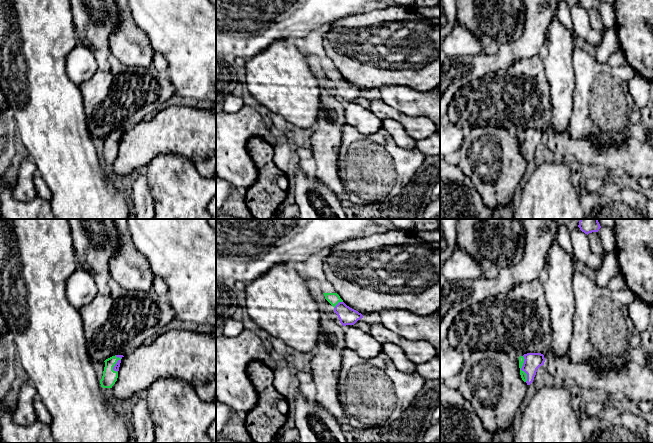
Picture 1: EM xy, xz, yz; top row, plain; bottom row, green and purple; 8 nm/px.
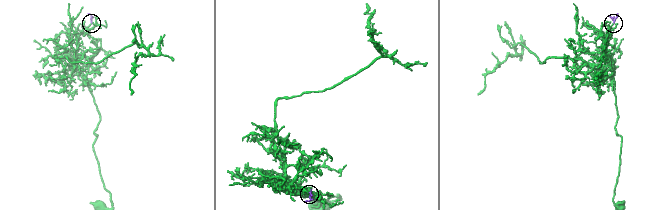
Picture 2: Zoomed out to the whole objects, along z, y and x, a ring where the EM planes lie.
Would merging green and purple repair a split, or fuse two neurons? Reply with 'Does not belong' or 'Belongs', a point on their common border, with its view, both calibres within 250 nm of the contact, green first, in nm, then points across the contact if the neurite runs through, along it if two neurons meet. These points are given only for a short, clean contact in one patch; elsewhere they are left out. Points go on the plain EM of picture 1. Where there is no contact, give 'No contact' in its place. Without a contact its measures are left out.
Belongs. Touches green at yz (520, 145). Thickness 50 nm (green) against 140 nm. Path across: yz (521, 135), (520, 145), (533, 137)

